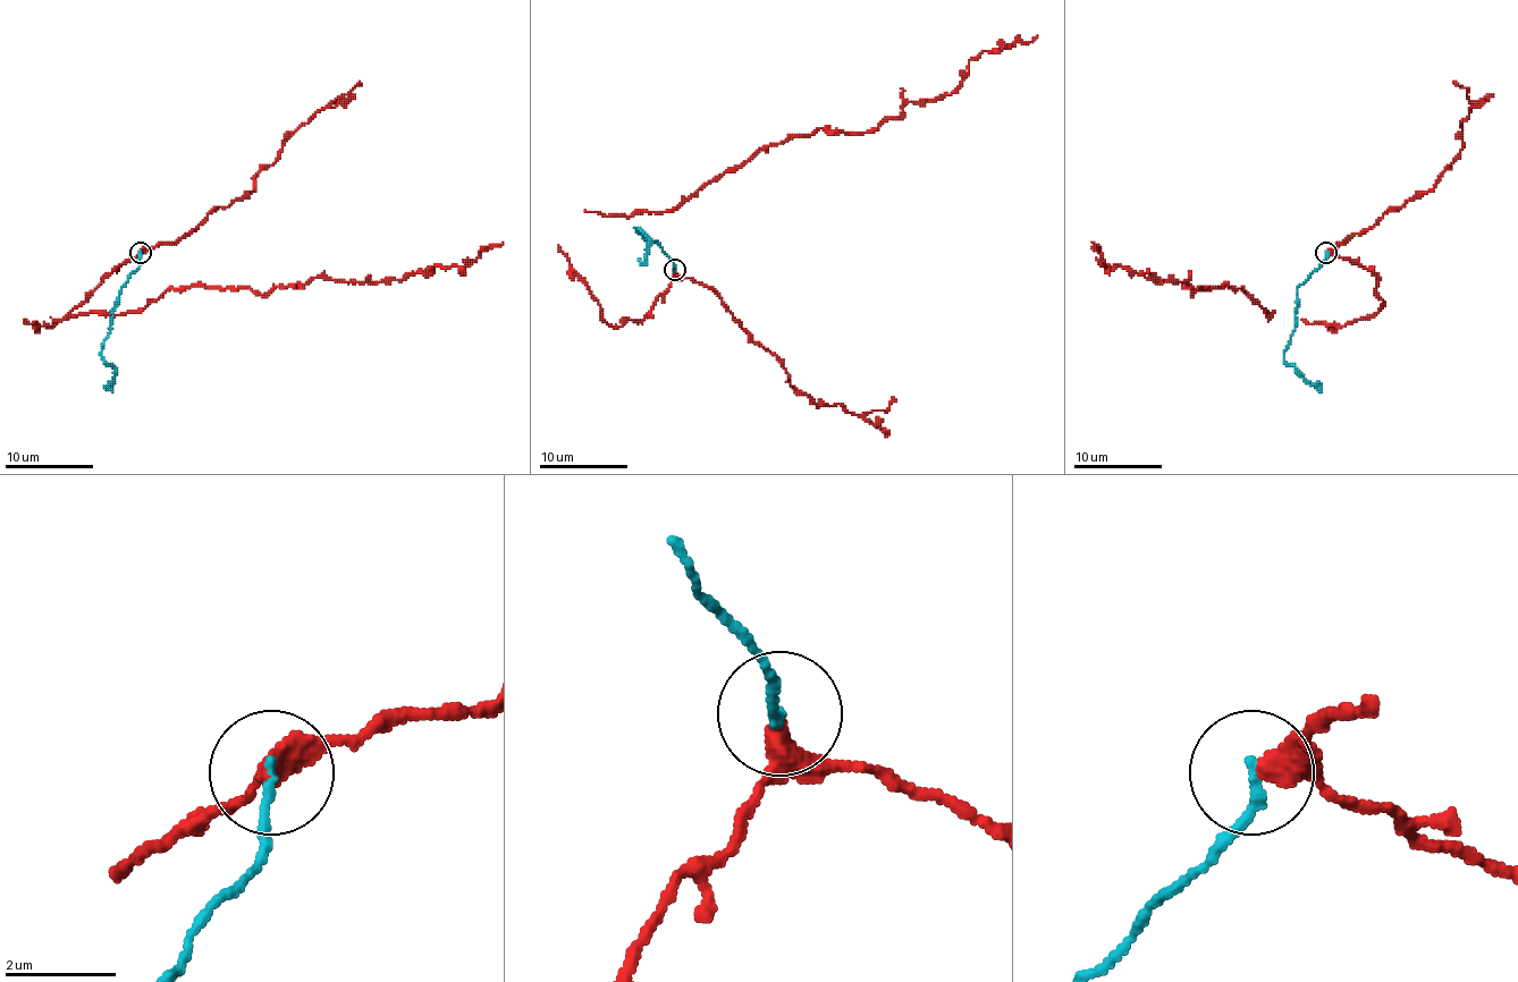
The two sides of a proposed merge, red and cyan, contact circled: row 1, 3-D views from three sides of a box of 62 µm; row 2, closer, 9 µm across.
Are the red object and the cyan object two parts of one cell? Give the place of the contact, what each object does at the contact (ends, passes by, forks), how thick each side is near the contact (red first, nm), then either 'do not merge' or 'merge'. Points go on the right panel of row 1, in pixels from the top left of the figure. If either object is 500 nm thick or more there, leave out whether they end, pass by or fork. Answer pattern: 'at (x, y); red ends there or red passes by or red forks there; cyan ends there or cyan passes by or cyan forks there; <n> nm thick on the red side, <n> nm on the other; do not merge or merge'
at (1326, 253); red passes by; cyan ends there; 300 nm thick on the red side, 170 nm on the other; do not merge

